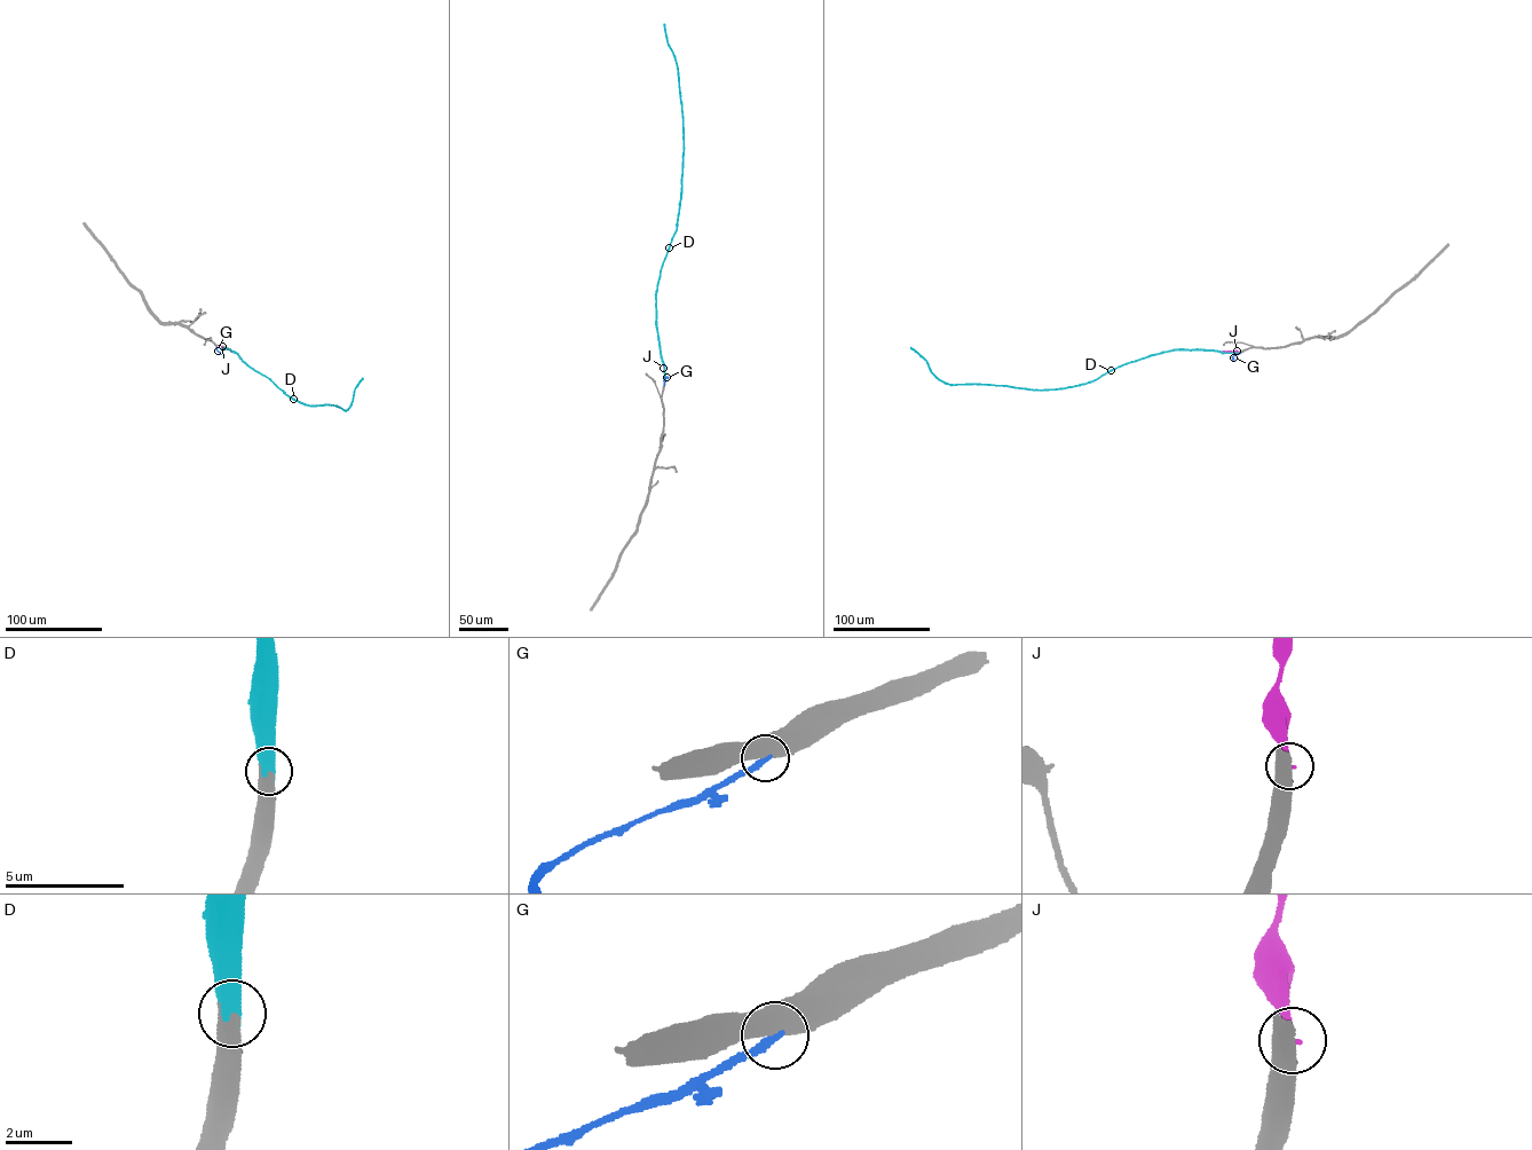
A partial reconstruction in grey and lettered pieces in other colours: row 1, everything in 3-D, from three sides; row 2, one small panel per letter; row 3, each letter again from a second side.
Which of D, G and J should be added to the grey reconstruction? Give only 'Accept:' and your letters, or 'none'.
Accept: D

